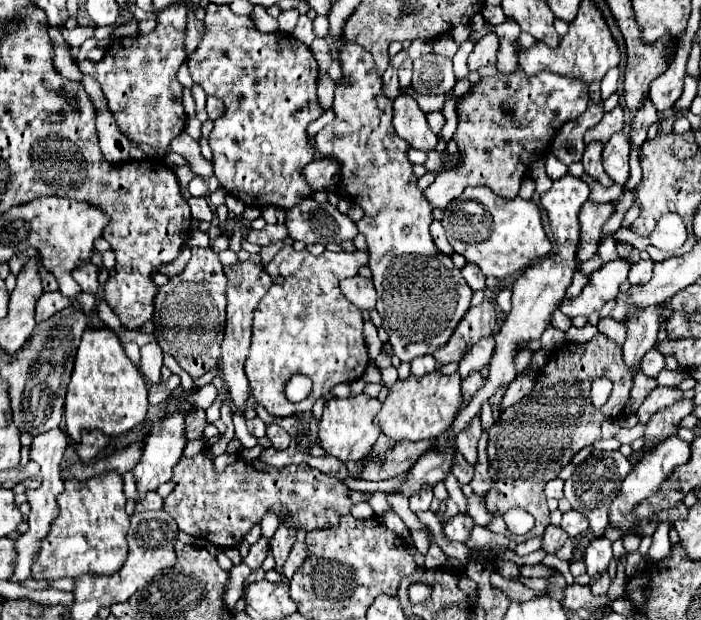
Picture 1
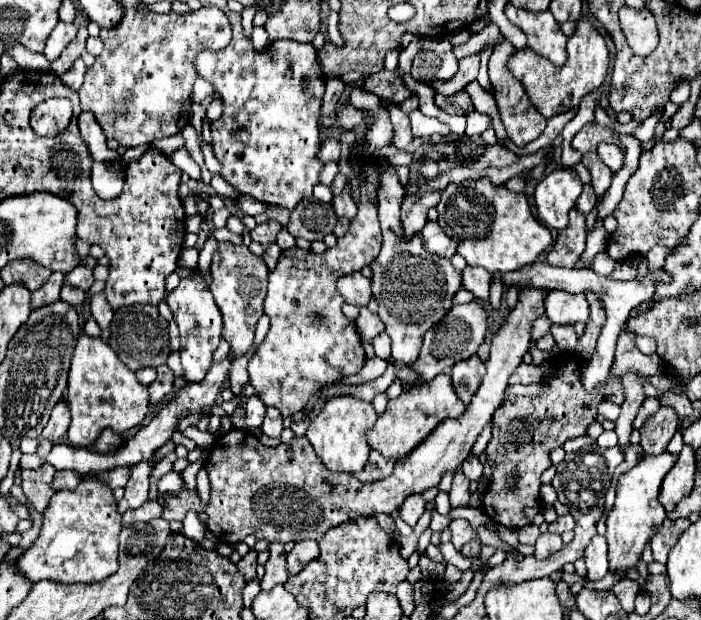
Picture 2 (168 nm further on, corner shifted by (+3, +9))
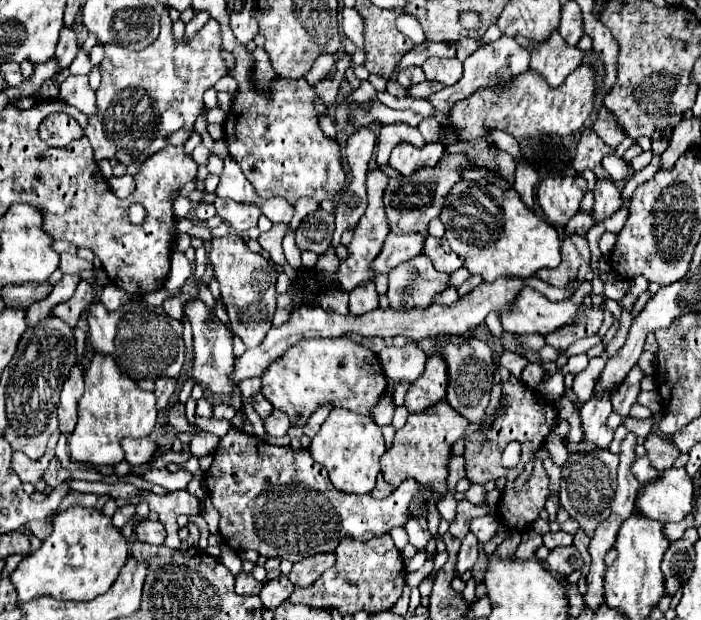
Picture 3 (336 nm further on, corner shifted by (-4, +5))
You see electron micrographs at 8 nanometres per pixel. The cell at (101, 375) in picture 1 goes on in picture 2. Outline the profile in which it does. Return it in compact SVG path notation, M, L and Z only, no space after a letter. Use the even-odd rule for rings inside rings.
M81 334L71 360L67 400L71 406L67 440L71 446L91 448L101 430L111 428L121 434L143 422L149 410L149 388L137 382L135 372L131 372L101 338Z

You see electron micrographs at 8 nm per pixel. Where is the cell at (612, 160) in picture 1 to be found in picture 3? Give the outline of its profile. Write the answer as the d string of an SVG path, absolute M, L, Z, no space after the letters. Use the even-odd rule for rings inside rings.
M610 154L602 160L602 166L604 170L608 172L608 176L614 180L614 182L620 182L620 180L626 180L630 176L630 166L624 158L618 158L616 154Z

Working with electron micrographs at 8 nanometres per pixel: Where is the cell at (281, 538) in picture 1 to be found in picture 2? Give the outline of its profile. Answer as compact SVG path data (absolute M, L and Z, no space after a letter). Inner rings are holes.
M269 544L269 560L265 564L265 576L259 580L261 590L271 590L277 584L285 584L289 574L285 570L285 552L283 544Z

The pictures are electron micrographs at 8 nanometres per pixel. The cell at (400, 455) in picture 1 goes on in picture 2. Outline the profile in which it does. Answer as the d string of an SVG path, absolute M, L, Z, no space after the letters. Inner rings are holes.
M371 450L367 466L363 472L357 474L357 478L361 482L377 482L377 480L387 478L393 472L393 468L395 468L393 460L385 460L385 458L381 458L381 454L377 450Z

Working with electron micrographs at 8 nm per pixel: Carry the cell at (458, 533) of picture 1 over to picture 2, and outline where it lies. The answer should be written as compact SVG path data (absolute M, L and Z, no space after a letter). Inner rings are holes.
M453 520L449 528L451 528L451 532L453 532L453 540L451 540L451 542L453 542L453 546L455 546L457 552L461 552L463 544L469 542L469 540L475 536L475 532L473 532L473 528L469 526L467 520Z

